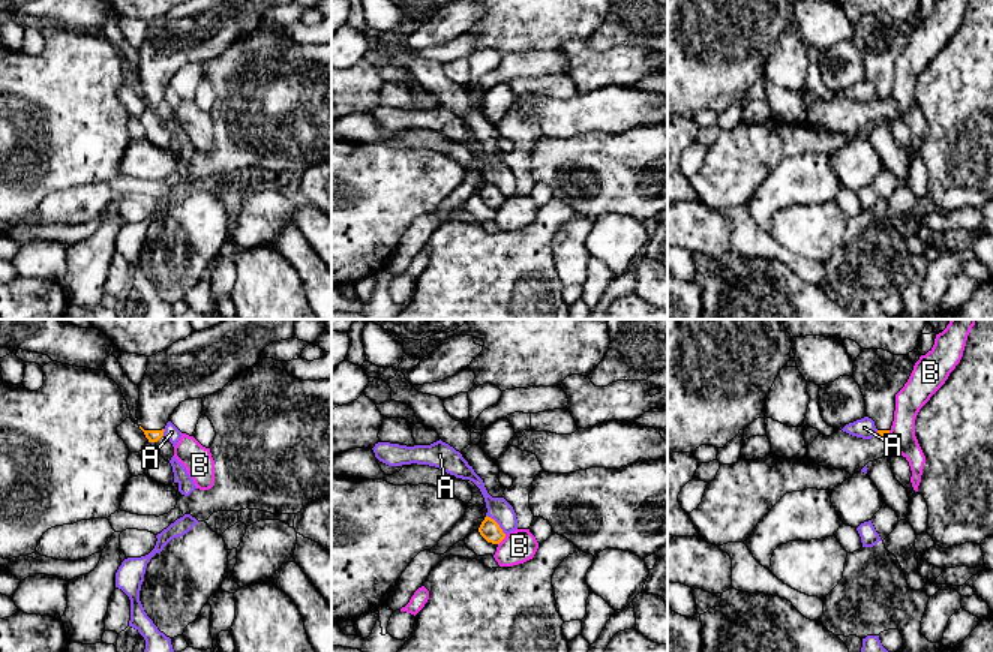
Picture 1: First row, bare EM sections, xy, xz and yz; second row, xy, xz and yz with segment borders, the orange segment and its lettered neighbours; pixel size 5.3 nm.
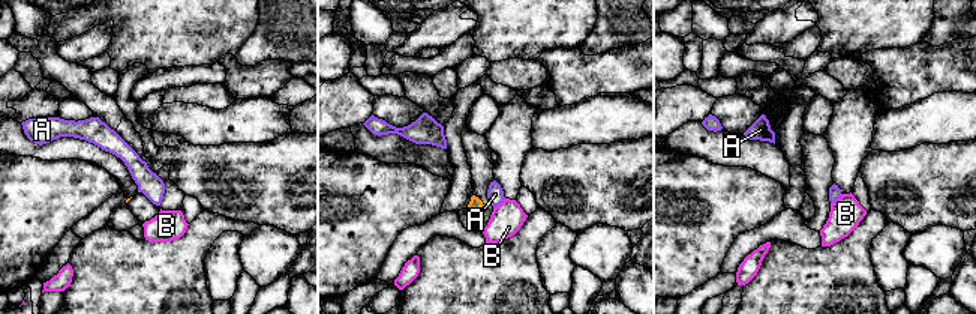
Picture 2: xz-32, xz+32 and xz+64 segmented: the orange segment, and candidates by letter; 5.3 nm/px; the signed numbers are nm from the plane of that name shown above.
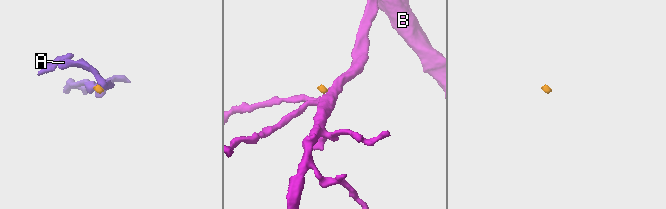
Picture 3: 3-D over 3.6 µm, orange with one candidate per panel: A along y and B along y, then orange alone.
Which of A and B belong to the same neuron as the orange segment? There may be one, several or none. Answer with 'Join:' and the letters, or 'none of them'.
Join: none of them

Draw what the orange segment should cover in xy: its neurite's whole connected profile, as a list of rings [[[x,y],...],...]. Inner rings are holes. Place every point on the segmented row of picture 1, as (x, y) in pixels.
[[[226,319],[214,327],[192,331],[183,340],[162,352],[148,357],[146,375],[140,384],[136,409],[138,426],[148,442],[140,451],[146,474],[154,481],[170,486],[174,483],[172,466],[156,450],[164,429],[176,408],[188,399],[202,399],[220,391],[237,373],[261,360],[261,351],[273,342],[294,337],[296,319]]]

